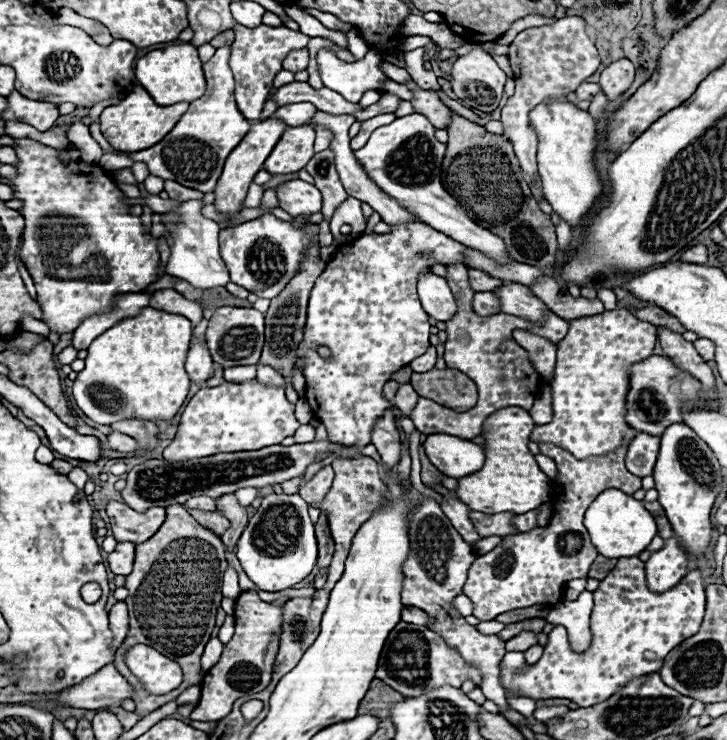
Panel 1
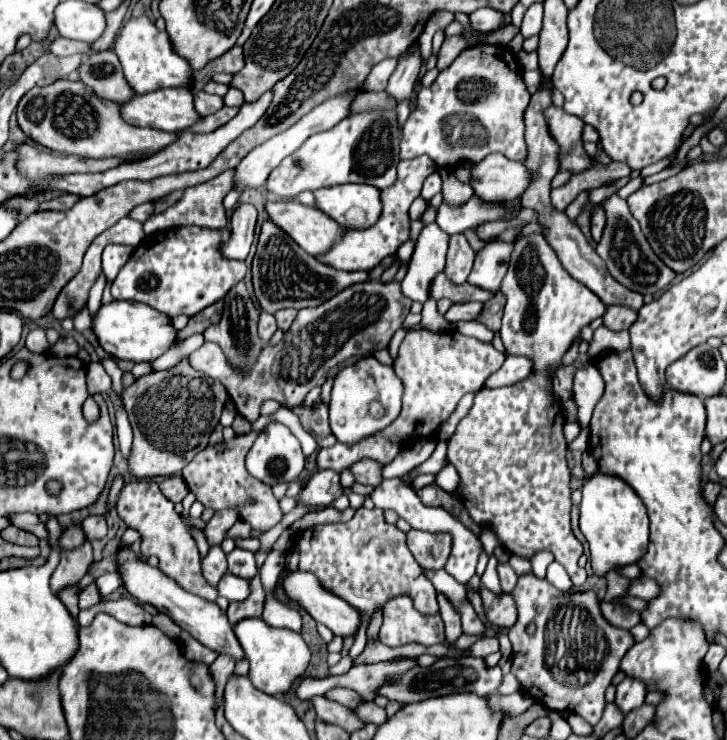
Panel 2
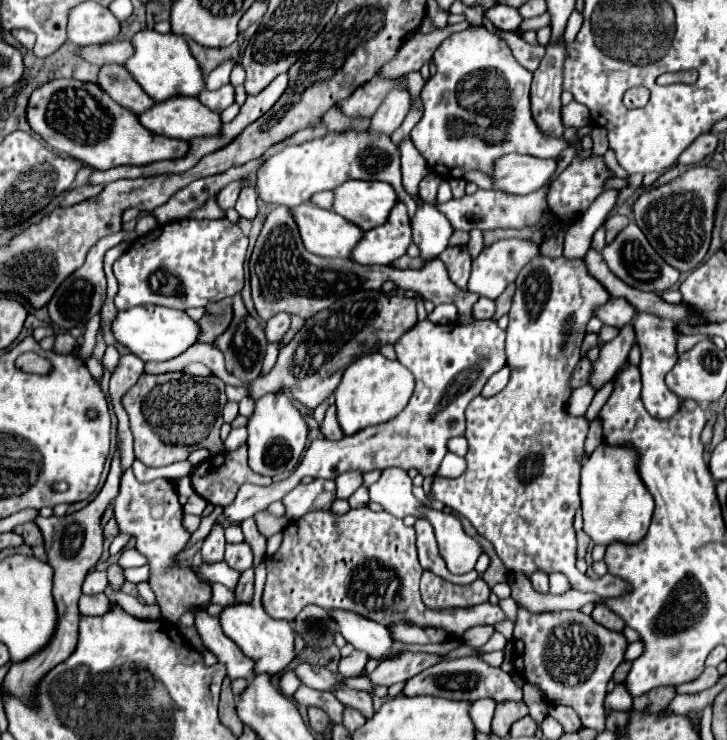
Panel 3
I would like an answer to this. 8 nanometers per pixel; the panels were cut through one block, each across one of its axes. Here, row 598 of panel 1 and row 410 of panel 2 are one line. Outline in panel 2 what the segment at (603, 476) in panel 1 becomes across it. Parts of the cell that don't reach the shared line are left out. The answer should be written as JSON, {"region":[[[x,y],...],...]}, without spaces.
{"region":[[[534,232],[534,234],[526,234],[526,236],[518,236],[514,240],[514,250],[510,254],[510,260],[508,260],[508,272],[502,280],[502,286],[500,286],[500,292],[506,296],[506,306],[504,306],[504,318],[502,318],[502,328],[500,328],[500,338],[504,342],[504,348],[508,354],[524,354],[524,356],[530,356],[534,360],[534,370],[532,374],[524,380],[524,382],[518,382],[518,384],[512,384],[512,386],[502,386],[502,388],[482,388],[478,394],[476,394],[476,400],[474,400],[474,406],[472,410],[468,412],[468,416],[458,424],[454,436],[448,440],[448,460],[450,464],[460,472],[460,478],[462,478],[462,484],[458,488],[458,492],[454,494],[456,498],[460,498],[464,502],[464,506],[468,508],[470,516],[482,526],[482,524],[492,524],[496,536],[500,538],[502,546],[508,548],[512,554],[518,554],[518,556],[526,556],[526,558],[532,558],[532,554],[536,554],[538,550],[552,550],[554,556],[556,556],[556,562],[560,562],[572,584],[574,586],[582,586],[586,582],[586,570],[578,566],[578,558],[582,556],[582,544],[576,540],[576,536],[572,534],[570,530],[570,508],[572,508],[572,502],[570,502],[570,468],[568,468],[568,462],[566,462],[566,450],[568,450],[568,444],[564,440],[564,434],[562,434],[562,426],[564,426],[564,416],[562,416],[562,408],[560,404],[556,402],[556,398],[552,396],[552,382],[550,382],[550,372],[554,372],[558,366],[560,366],[560,360],[564,356],[564,352],[570,348],[570,344],[576,340],[576,334],[580,332],[580,328],[588,326],[592,320],[600,318],[604,312],[606,312],[606,306],[600,302],[600,298],[596,298],[596,294],[592,294],[592,290],[588,290],[584,284],[576,282],[562,266],[560,266],[560,260],[556,258],[556,254],[550,250],[548,242],[544,240],[542,234]]]}

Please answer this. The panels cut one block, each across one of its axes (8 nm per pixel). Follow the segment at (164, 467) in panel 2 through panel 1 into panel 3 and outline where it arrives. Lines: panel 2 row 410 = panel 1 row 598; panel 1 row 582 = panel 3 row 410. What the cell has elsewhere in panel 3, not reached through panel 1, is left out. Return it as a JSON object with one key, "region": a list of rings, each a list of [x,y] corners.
{"region":[[[142,374],[140,380],[122,396],[122,406],[130,416],[136,458],[144,466],[160,468],[186,460],[196,448],[208,448],[210,454],[224,452],[220,440],[224,404],[226,392],[222,380],[218,388],[214,382],[190,374]]]}

